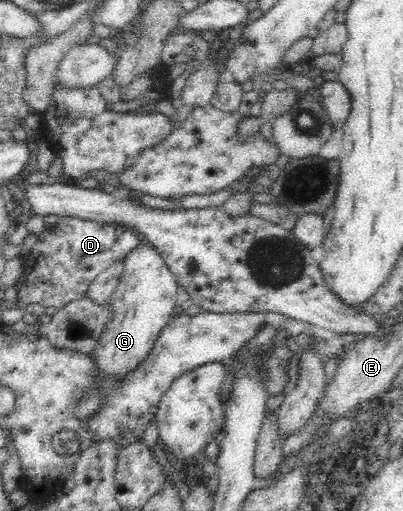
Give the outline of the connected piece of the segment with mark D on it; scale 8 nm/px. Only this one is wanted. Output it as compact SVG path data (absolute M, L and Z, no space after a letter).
M65 218L38 236L38 241L26 255L23 272L17 286L18 298L26 304L36 302L43 307L63 307L67 302L86 295L92 281L115 260L124 260L141 242L141 236L122 224L105 224Z

